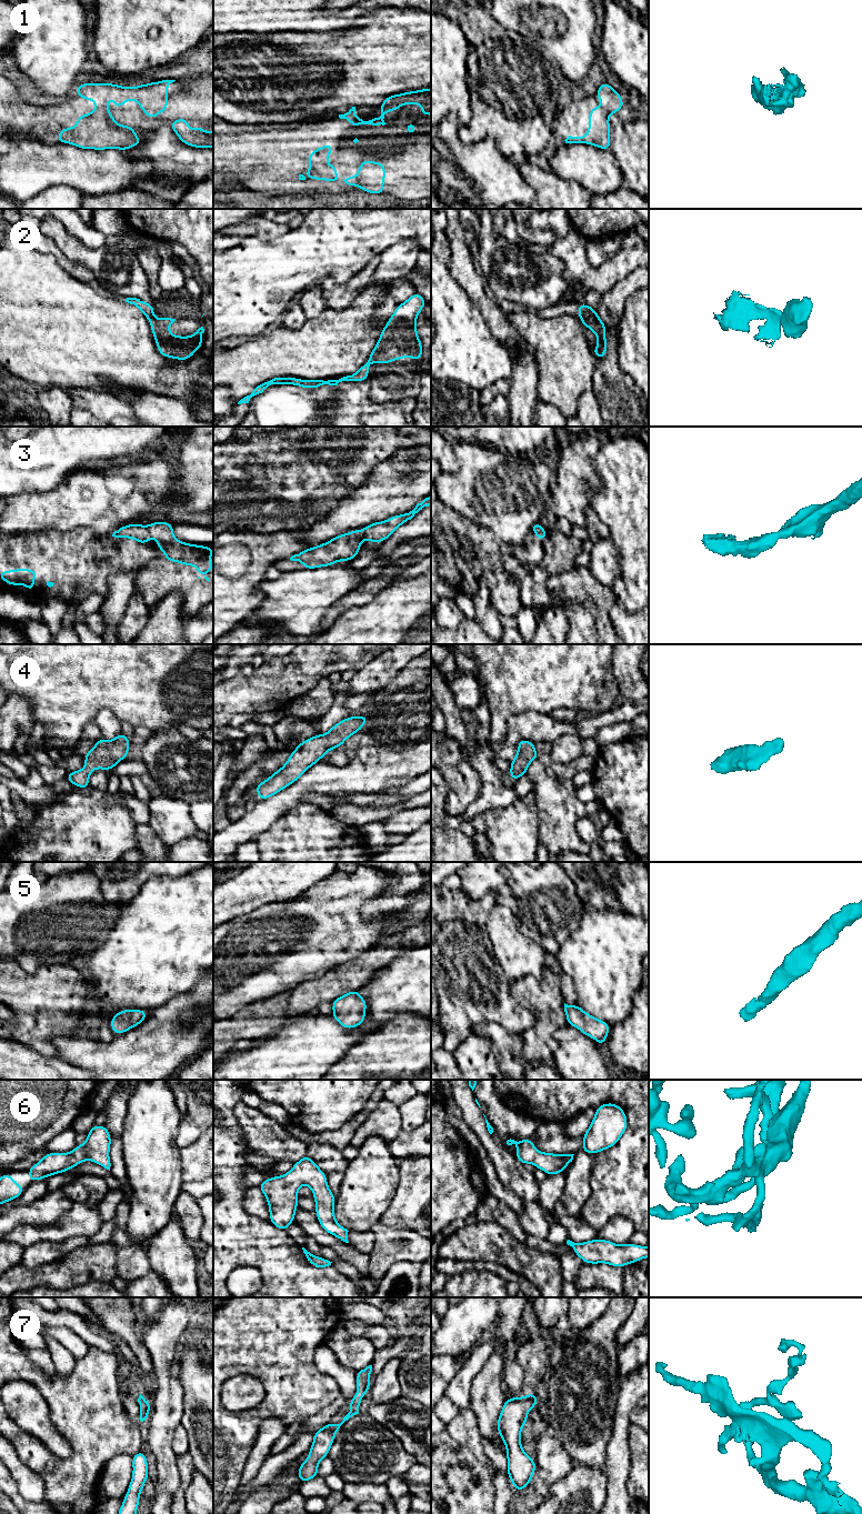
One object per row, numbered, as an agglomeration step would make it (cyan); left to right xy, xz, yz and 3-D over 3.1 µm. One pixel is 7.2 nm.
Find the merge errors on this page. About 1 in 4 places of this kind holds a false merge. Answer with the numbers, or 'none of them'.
2

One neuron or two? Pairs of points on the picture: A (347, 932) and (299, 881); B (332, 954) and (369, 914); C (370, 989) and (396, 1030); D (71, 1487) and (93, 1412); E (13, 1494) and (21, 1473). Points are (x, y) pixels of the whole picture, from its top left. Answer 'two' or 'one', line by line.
A: two
B: two
C: two
D: one
E: two

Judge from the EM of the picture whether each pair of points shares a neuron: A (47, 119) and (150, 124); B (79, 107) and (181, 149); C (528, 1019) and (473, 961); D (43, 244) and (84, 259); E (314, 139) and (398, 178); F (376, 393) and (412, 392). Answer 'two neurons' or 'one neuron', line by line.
A: one neuron
B: two neurons
C: one neuron
D: two neurons
E: one neuron
F: one neuron

